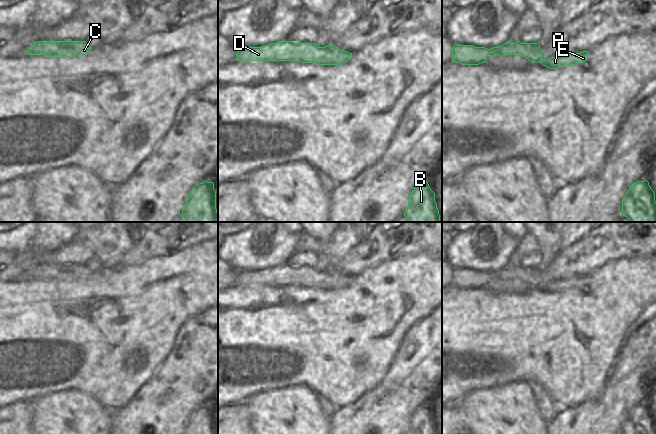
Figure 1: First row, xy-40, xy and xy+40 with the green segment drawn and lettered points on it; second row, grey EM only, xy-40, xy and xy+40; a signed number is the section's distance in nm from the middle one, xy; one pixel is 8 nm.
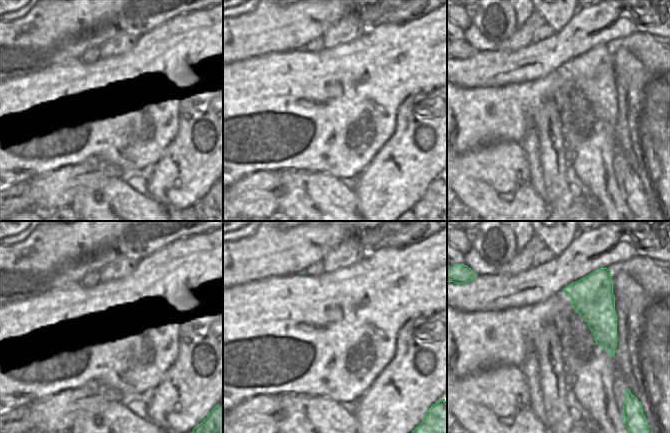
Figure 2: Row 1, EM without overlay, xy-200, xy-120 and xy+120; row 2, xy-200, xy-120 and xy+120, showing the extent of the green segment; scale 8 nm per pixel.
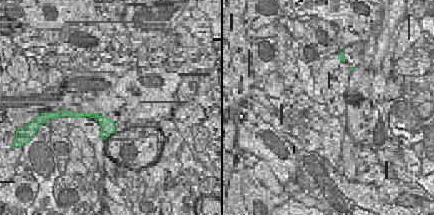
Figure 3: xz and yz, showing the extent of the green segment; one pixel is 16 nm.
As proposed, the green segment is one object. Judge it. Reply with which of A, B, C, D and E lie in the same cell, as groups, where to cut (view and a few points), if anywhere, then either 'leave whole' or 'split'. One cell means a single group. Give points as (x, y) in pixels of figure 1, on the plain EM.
A B C D E; no cut; leave whole

